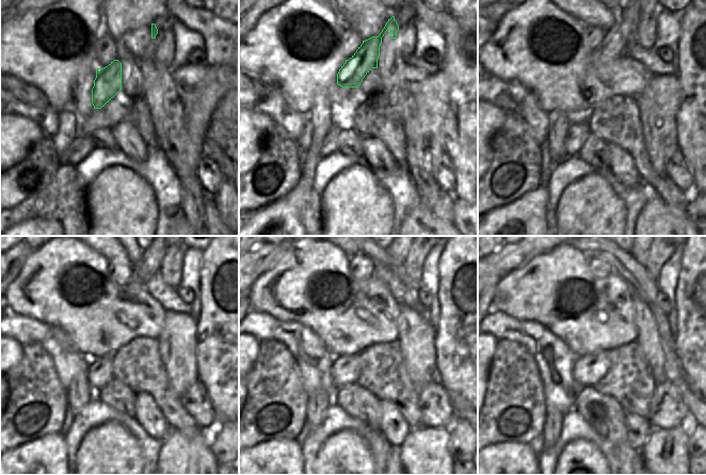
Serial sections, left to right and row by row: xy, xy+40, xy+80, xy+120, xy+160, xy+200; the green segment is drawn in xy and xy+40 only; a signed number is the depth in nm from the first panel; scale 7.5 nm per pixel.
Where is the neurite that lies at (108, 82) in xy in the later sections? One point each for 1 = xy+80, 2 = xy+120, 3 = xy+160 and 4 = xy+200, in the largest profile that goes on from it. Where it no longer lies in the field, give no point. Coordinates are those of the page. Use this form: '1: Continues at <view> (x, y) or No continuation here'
1: Continues at xy+80 (614, 44)
2: Continues at xy+120 (149, 265)
3: Continues at xy+160 (398, 257)
4: Continues at xy+200 (640, 257).

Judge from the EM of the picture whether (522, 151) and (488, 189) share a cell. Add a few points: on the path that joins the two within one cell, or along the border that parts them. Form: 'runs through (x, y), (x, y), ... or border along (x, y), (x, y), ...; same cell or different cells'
runs through (510, 160), (500, 162), (491, 173), (491, 177); same cell

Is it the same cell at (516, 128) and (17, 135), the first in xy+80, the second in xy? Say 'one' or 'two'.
two

